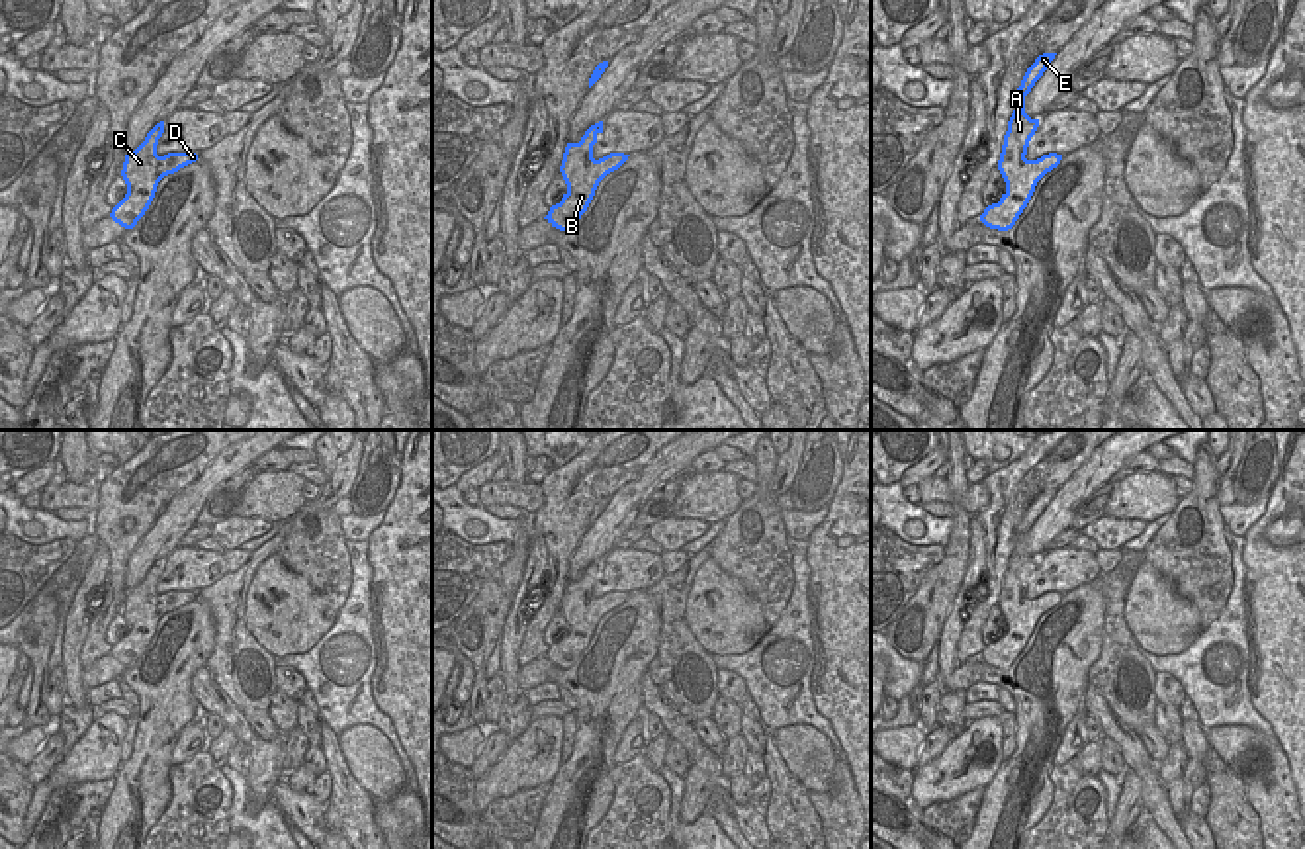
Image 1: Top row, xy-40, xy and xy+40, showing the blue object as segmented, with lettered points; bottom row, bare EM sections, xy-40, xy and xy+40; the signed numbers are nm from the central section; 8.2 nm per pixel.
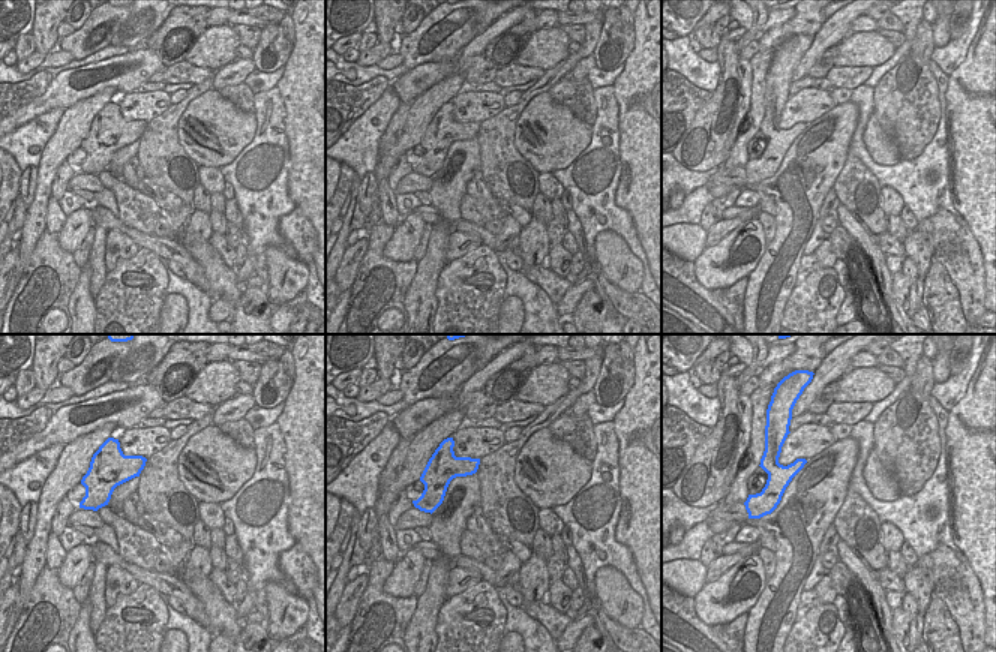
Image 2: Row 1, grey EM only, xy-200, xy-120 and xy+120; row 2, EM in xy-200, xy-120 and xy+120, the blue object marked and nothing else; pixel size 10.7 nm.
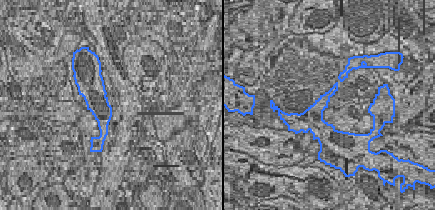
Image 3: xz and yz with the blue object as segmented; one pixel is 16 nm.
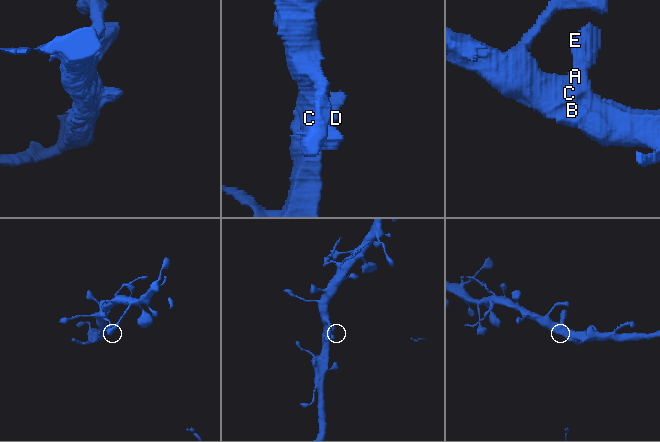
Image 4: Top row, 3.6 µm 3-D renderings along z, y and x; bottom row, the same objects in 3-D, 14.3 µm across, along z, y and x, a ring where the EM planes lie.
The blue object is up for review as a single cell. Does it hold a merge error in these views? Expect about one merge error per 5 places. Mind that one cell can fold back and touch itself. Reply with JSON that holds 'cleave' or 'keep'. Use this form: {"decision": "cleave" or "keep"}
{"decision": "keep"}

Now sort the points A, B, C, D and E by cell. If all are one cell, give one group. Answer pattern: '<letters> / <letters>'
A B C D E

